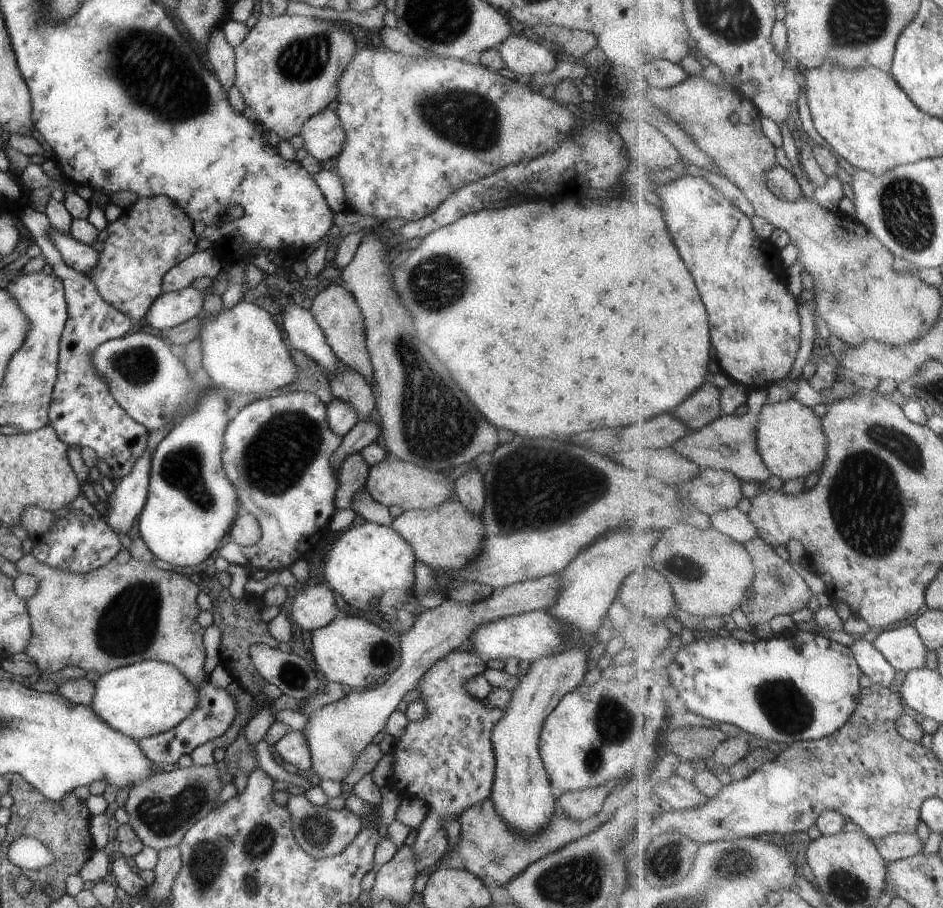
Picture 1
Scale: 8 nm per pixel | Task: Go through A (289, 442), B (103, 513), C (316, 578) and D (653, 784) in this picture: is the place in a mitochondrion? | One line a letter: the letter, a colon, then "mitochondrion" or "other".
A: mitochondrion
B: other
C: other
D: other

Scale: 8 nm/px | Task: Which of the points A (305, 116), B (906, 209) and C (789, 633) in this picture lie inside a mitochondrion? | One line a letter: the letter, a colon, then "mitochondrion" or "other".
A: other
B: mitochondrion
C: other

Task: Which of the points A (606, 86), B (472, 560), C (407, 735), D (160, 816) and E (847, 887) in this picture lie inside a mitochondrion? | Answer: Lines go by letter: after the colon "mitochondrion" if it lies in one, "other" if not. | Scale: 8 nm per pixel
A: other
B: other
C: other
D: mitochondrion
E: mitochondrion

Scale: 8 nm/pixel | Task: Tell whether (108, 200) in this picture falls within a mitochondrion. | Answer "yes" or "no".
no

